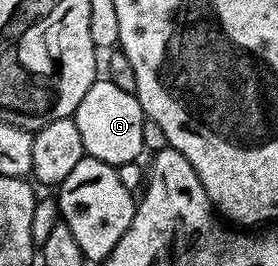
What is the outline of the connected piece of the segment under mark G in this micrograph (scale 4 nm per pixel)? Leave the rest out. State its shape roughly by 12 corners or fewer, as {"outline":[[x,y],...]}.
{"outline":[[94,80],[71,117],[85,154],[137,160],[147,117],[136,95]]}

